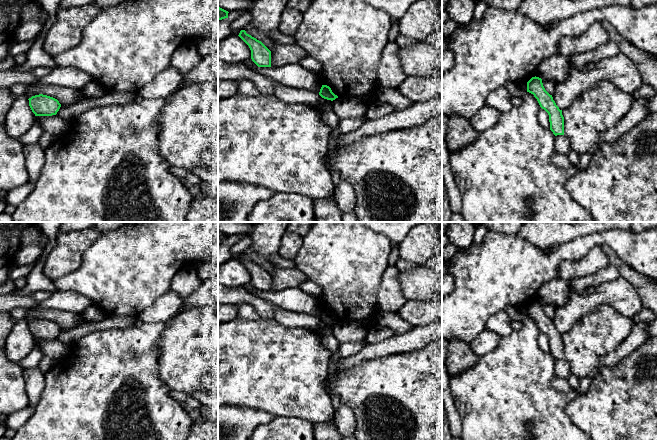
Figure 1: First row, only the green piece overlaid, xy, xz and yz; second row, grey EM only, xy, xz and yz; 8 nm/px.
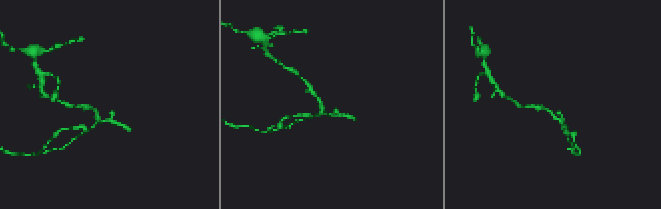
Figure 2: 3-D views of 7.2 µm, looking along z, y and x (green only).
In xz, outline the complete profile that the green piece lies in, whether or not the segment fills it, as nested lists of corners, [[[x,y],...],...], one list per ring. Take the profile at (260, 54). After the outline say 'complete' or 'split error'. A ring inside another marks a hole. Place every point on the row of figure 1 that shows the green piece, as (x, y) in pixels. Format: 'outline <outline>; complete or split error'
outline [[[241,30],[238,35],[250,48],[251,59],[258,67],[271,67],[271,51],[259,40]]]; complete

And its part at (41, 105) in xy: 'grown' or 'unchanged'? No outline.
unchanged

